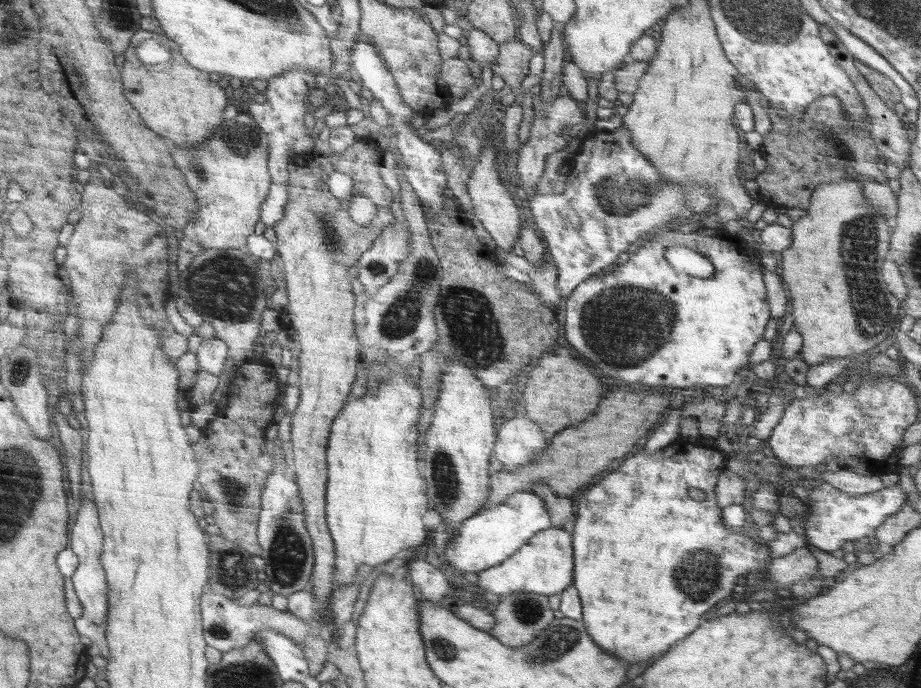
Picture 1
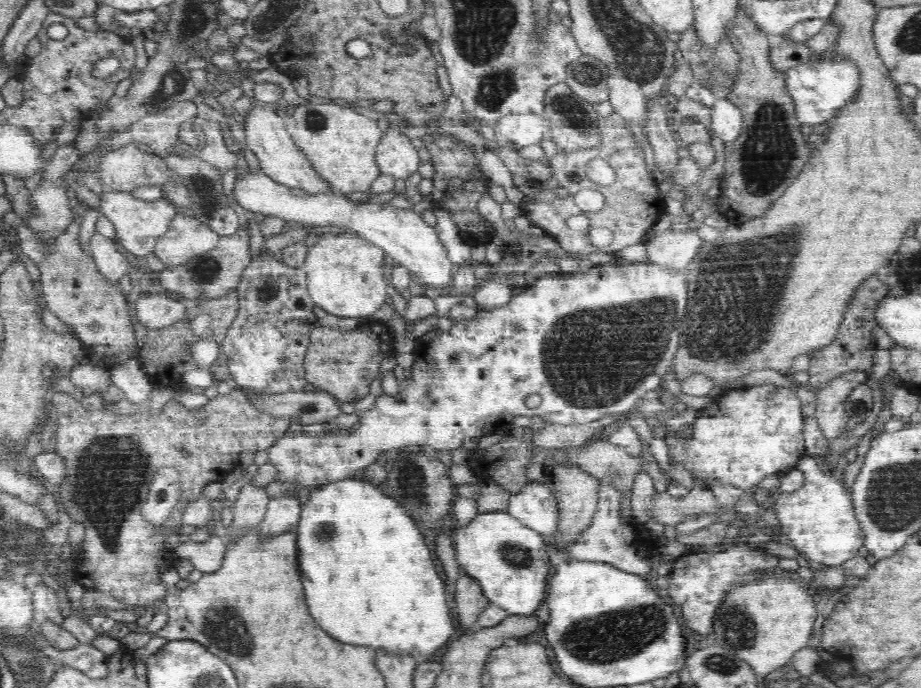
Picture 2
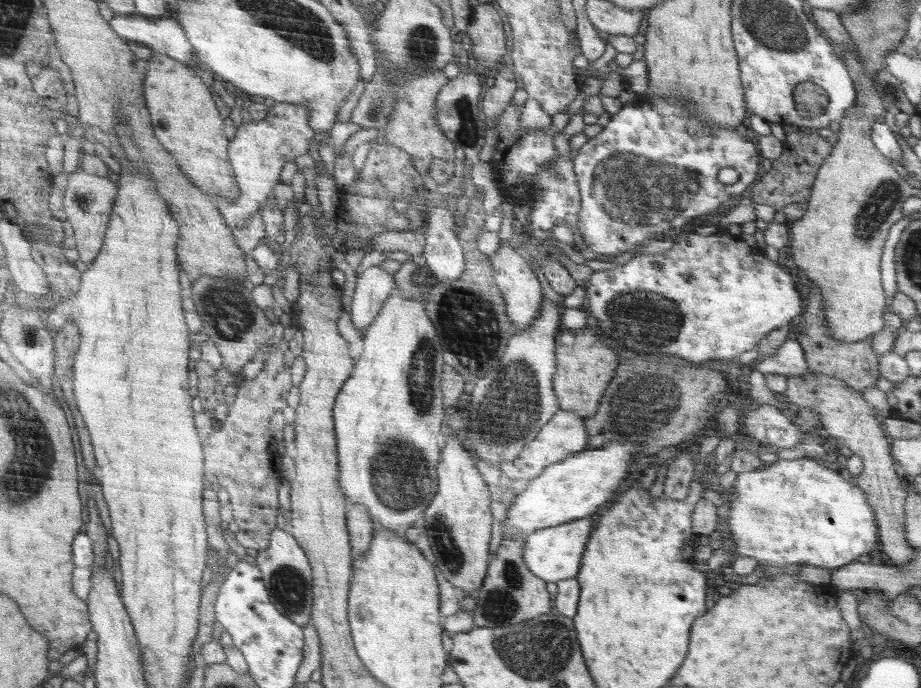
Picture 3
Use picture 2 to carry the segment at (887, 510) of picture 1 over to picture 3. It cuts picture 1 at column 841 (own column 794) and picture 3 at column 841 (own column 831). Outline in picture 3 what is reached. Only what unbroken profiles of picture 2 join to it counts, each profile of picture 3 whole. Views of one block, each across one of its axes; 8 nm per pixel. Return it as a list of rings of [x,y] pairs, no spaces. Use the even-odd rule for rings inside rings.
[[[800,458],[800,460],[778,460],[771,466],[763,464],[760,469],[754,472],[742,472],[738,473],[735,483],[732,488],[728,490],[728,496],[730,501],[726,505],[728,507],[728,531],[731,532],[731,538],[734,541],[732,548],[736,551],[737,555],[750,556],[756,558],[758,562],[770,565],[776,565],[779,567],[786,566],[787,564],[801,564],[801,565],[812,565],[820,566],[820,568],[827,568],[830,570],[837,570],[844,565],[849,565],[854,562],[860,554],[866,554],[874,548],[876,540],[878,540],[878,527],[876,526],[876,515],[875,509],[870,503],[870,499],[867,498],[867,493],[862,492],[858,485],[852,486],[850,480],[844,480],[840,476],[840,471],[836,470],[831,465],[817,464],[817,460],[812,458]]]

